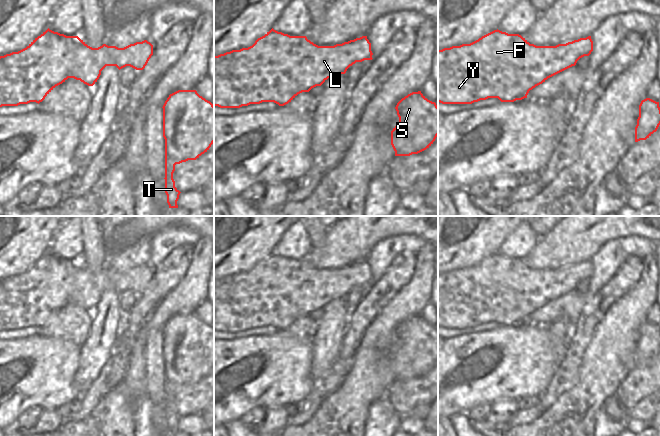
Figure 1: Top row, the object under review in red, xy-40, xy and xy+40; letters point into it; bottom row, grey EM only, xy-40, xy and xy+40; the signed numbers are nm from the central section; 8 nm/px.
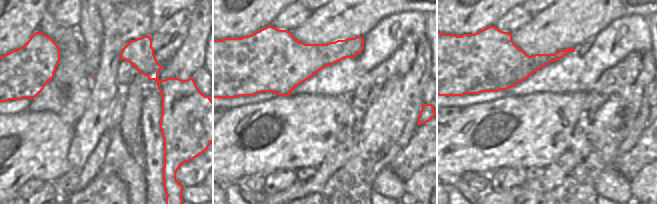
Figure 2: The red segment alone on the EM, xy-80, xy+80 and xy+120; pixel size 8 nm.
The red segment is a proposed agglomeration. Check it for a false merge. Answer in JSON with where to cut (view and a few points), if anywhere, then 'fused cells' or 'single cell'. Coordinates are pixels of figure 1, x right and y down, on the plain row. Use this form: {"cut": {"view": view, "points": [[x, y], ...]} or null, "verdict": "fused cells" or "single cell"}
{"cut": null, "verdict": "single cell"}

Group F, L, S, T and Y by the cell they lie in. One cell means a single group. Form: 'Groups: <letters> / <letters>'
Groups: F L S T Y

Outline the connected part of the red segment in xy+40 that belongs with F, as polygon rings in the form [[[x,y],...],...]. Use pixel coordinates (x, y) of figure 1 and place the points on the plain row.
[[[494,254],[470,268],[438,274],[438,326],[472,328],[488,322],[514,326],[593,275],[591,260],[556,270],[536,270],[519,258]]]

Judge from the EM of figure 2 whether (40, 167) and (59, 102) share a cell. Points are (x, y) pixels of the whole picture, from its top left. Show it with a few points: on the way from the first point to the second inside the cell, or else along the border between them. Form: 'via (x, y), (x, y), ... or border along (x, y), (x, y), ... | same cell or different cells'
border along (33, 111), (50, 110), (73, 126) | different cells

